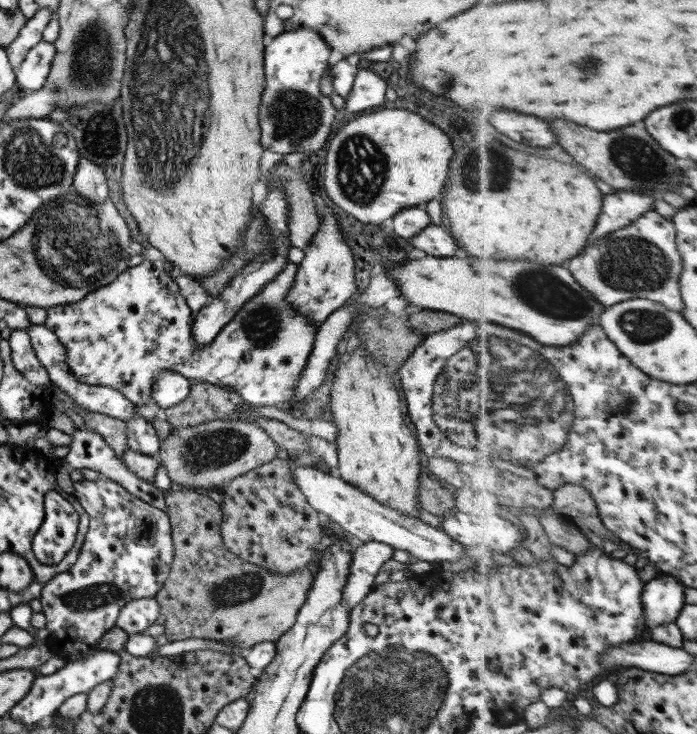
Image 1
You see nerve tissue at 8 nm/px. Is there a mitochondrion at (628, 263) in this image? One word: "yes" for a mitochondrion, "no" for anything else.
yes

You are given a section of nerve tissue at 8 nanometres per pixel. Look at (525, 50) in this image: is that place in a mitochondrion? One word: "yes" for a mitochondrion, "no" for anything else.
no

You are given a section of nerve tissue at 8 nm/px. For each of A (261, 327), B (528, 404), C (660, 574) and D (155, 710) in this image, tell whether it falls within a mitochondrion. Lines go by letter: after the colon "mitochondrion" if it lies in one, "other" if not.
A: mitochondrion
B: mitochondrion
C: other
D: mitochondrion

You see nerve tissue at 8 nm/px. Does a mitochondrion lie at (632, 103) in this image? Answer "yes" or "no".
no

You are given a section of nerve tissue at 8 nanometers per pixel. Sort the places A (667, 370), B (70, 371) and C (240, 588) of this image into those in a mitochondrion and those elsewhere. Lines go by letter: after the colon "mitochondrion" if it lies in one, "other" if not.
A: other
B: other
C: mitochondrion

